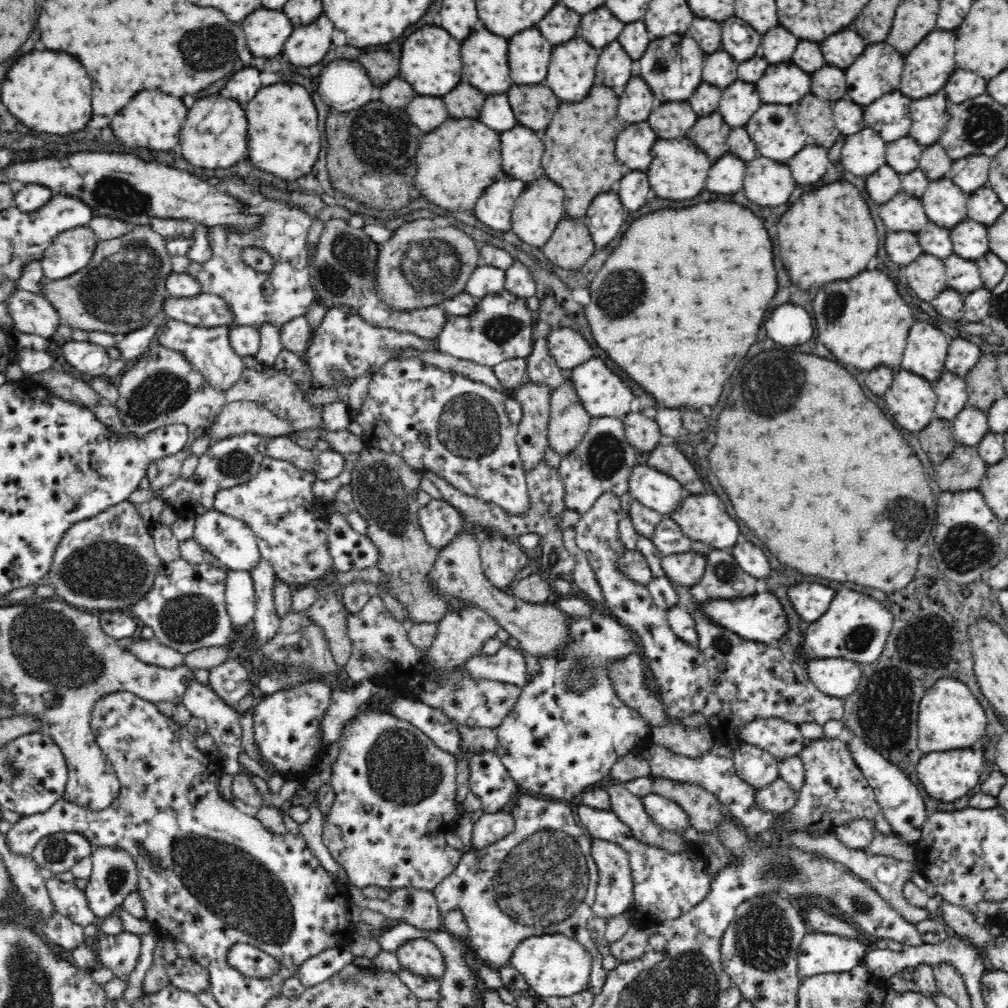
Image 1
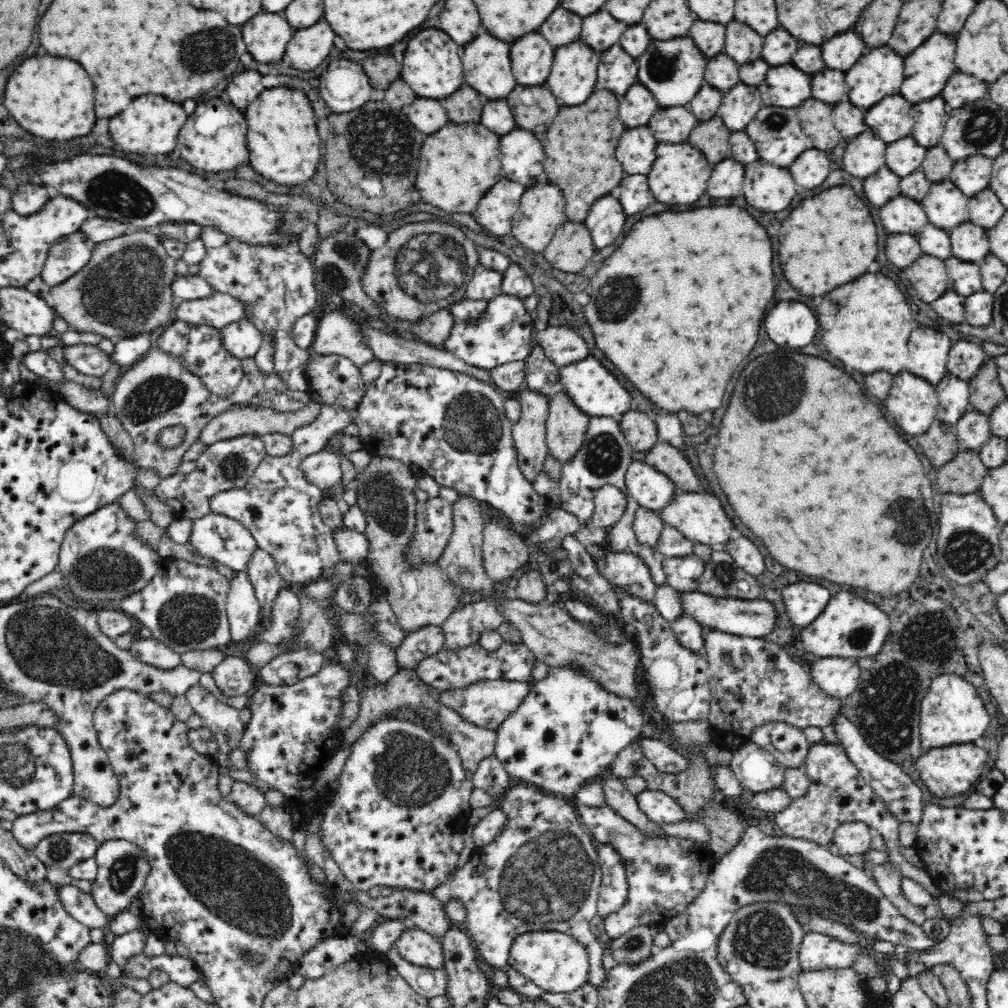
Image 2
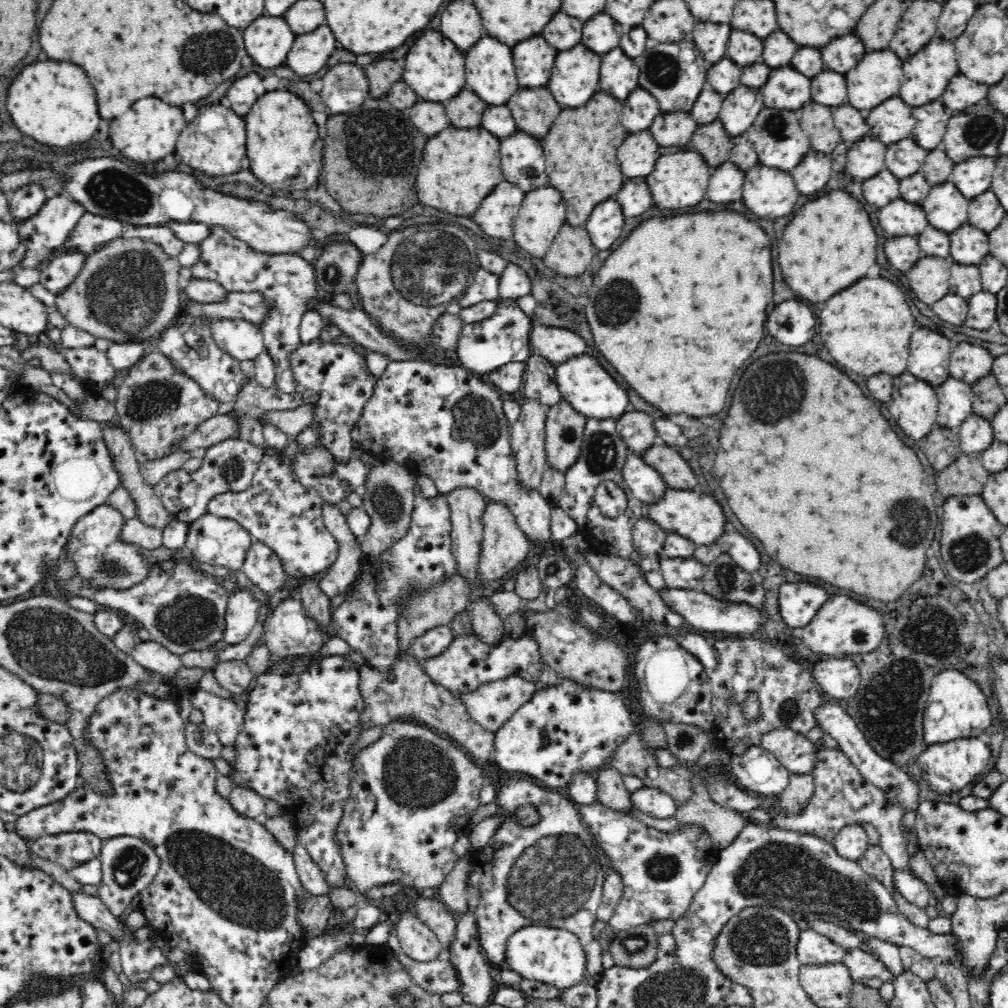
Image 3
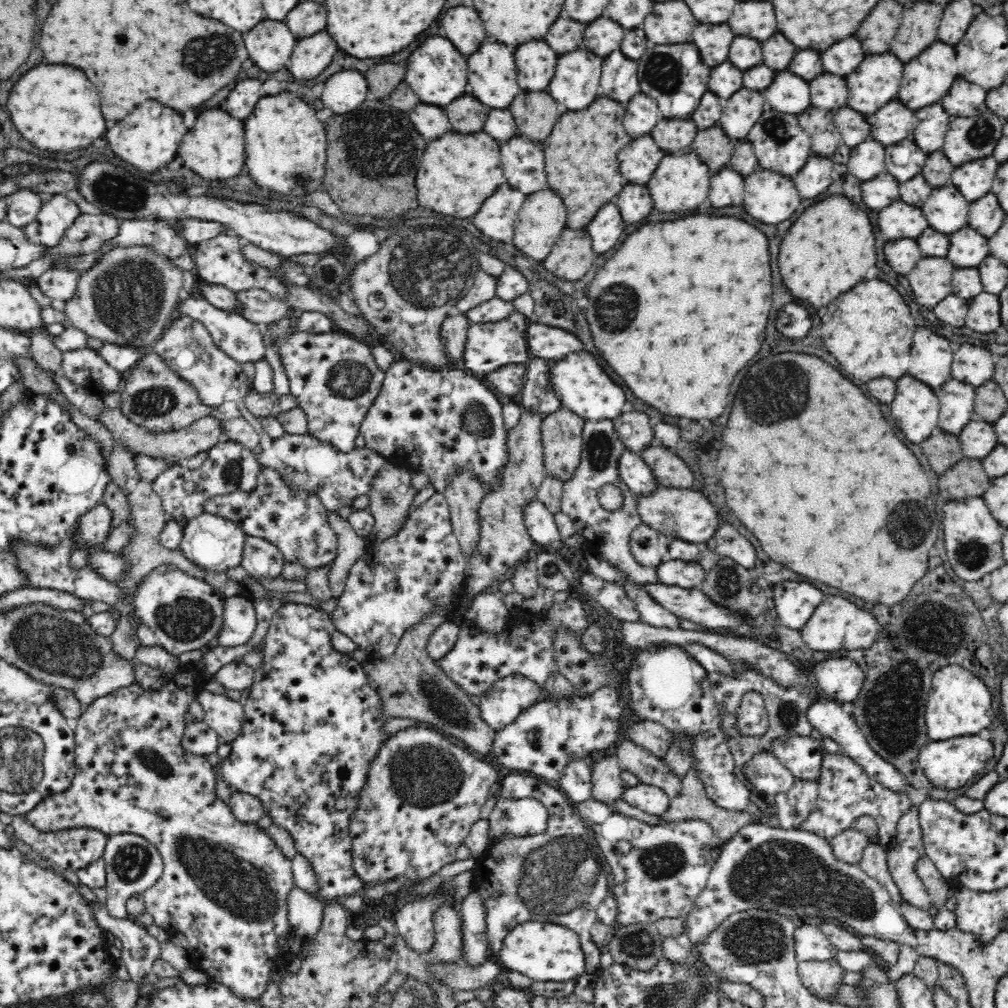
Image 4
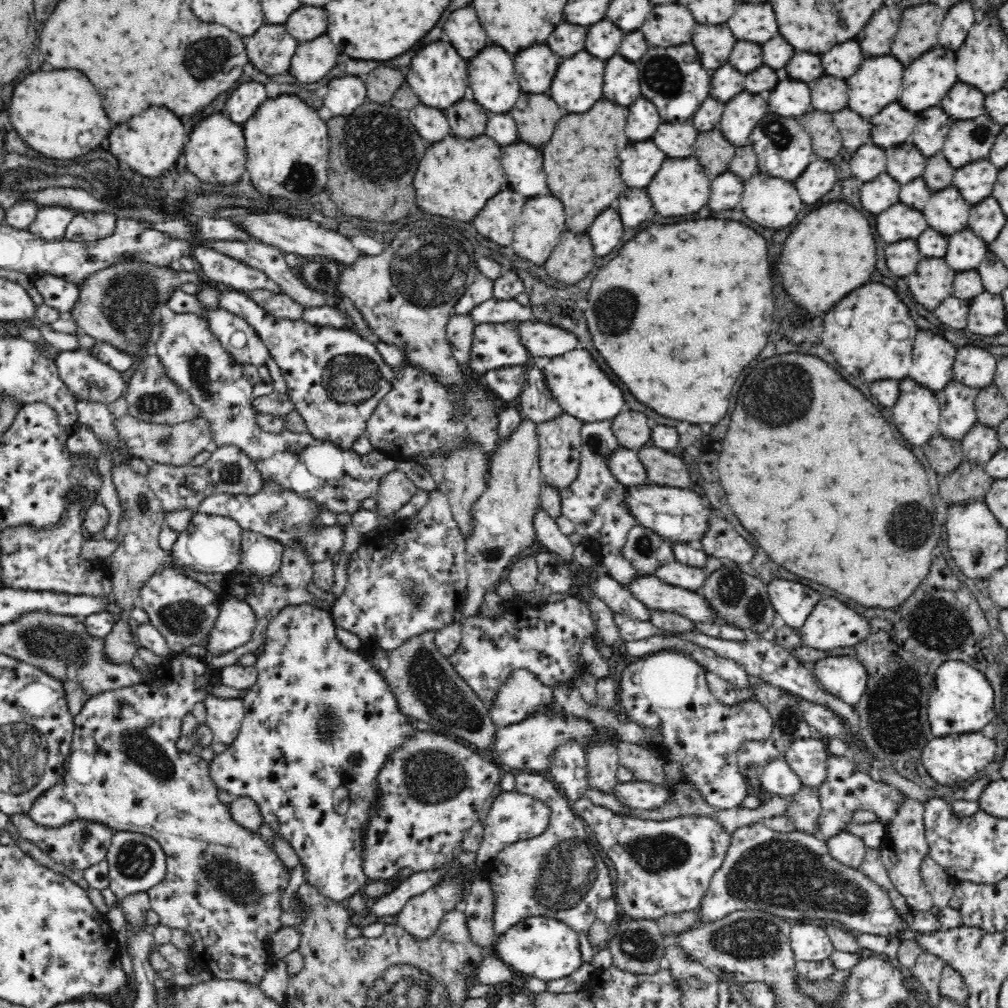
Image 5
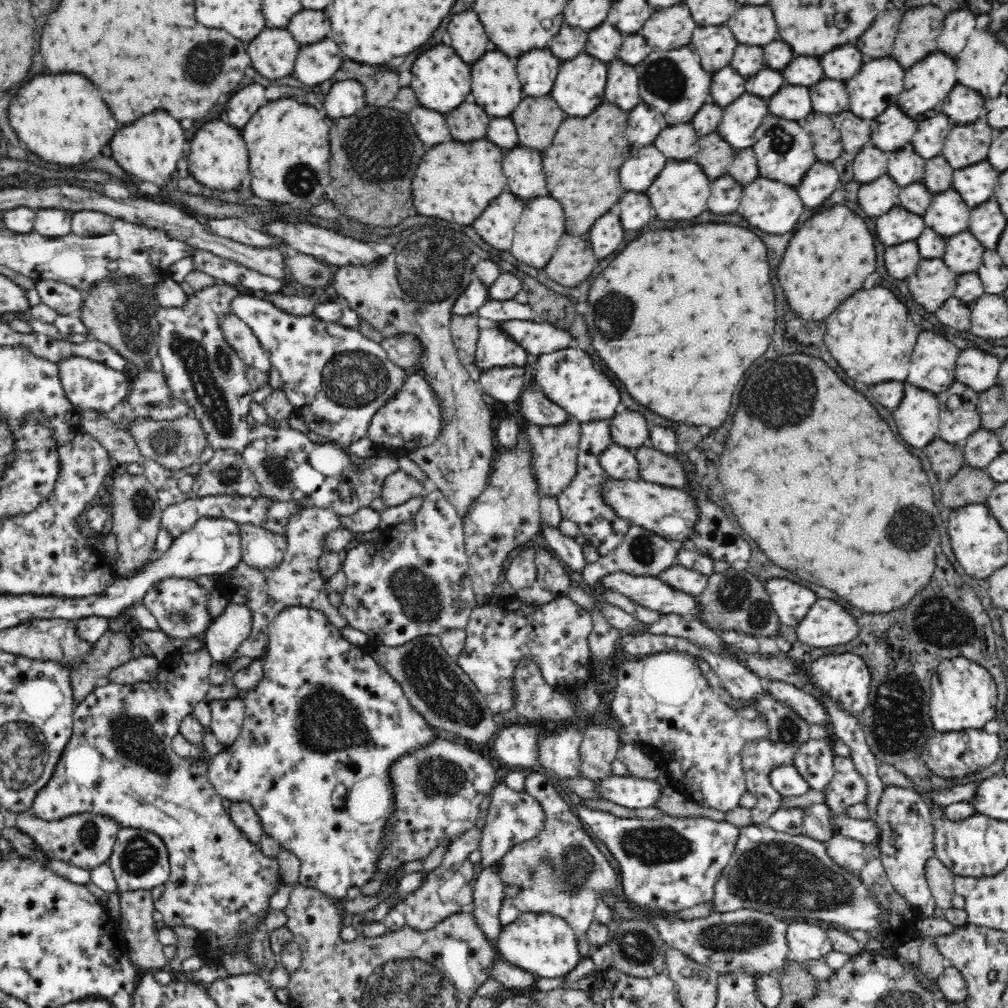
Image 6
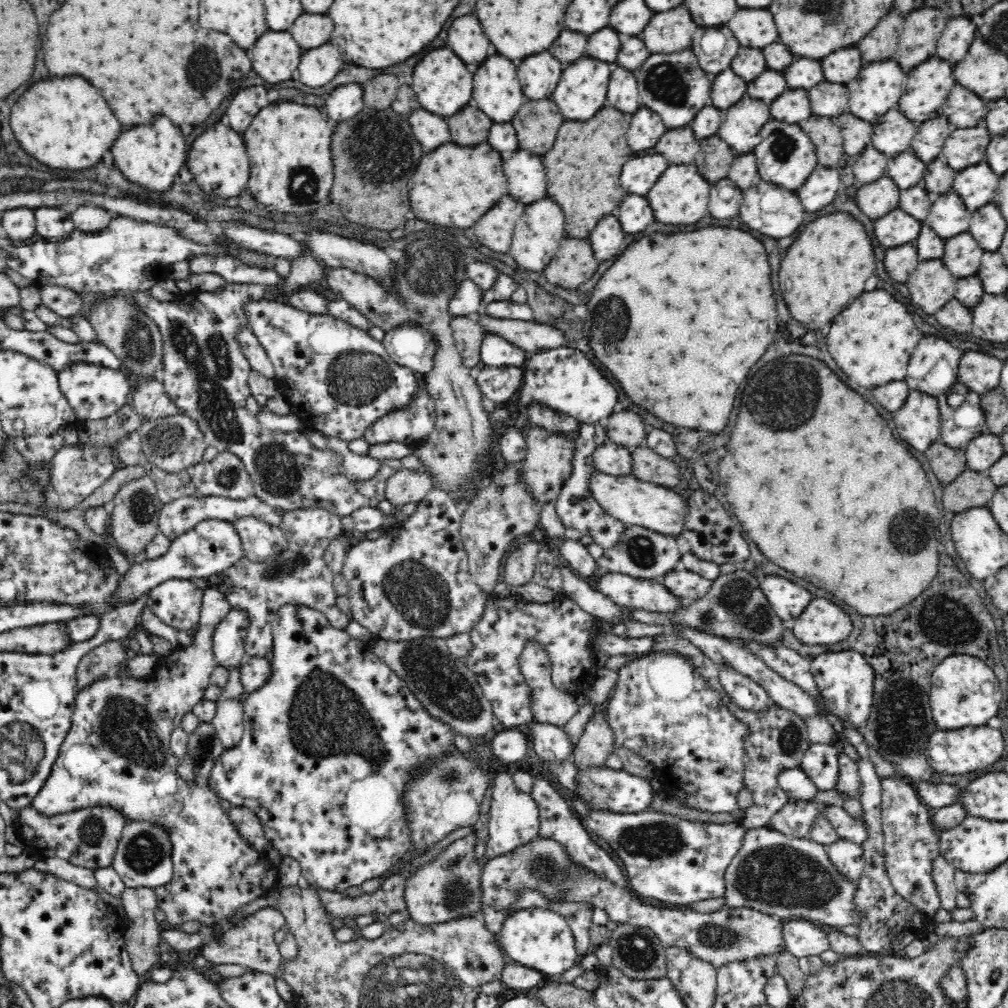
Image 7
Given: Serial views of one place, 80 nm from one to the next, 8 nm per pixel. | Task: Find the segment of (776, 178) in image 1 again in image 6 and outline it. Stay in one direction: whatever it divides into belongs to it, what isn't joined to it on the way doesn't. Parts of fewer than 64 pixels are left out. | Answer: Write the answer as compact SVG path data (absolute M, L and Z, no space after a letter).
M763 176L756 177L750 184L743 185L743 195L738 212L756 228L770 232L770 234L784 234L788 230L794 230L802 212L804 204L796 192L795 187L772 180Z

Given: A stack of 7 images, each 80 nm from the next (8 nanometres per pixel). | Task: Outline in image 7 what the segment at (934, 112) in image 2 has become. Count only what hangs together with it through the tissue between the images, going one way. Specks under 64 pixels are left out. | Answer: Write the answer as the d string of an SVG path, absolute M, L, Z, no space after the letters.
M946 116L926 120L926 124L918 126L918 132L912 140L914 154L924 162L932 162L942 152L942 146L946 138L950 136L952 129Z

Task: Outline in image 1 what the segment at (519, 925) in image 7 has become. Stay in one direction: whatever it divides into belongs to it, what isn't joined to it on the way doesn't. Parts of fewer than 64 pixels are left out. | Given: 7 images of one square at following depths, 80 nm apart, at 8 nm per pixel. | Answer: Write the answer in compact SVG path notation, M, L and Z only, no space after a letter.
M554 933L532 935L523 940L514 949L510 964L523 974L532 995L538 1000L549 996L572 996L588 989L594 966L591 953L576 939Z

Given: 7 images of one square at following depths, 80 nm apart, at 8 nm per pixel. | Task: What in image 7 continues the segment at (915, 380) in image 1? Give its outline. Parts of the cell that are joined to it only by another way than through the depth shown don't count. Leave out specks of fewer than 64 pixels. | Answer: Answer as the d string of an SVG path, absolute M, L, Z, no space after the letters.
M910 390L904 406L894 412L898 434L916 450L924 452L939 441L941 430L940 407L937 397Z

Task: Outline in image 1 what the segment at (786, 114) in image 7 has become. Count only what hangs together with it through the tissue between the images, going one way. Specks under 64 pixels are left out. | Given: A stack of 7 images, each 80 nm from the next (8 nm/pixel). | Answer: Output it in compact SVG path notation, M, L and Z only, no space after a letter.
M772 64L755 84L761 101L792 104L810 92L810 74L796 64Z

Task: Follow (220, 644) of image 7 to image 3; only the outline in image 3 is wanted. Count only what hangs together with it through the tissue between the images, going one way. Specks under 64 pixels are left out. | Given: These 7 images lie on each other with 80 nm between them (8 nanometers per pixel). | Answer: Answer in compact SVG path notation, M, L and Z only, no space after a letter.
M237 588L230 592L226 610L226 630L224 645L234 646L242 643L258 624L261 601L248 588Z

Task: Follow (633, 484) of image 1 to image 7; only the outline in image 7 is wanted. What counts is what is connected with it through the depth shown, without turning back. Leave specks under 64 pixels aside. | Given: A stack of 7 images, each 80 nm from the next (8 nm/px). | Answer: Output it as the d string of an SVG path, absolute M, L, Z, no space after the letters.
M606 442L593 454L594 464L601 473L614 476L630 476L632 472L631 450L625 446Z

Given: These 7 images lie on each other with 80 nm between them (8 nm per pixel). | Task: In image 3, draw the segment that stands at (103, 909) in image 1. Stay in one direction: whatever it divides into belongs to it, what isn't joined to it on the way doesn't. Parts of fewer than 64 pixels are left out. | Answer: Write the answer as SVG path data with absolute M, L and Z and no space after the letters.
M117 836L103 841L98 859L101 863L102 880L96 884L97 897L117 917L133 905L133 898L145 890L160 869L160 860L154 849L148 843L129 836Z

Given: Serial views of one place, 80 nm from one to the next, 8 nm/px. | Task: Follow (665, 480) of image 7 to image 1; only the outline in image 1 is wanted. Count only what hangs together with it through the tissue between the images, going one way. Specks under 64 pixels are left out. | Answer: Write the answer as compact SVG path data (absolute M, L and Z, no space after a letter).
M658 444L649 452L647 465L678 480L689 494L704 493L704 482L700 480L698 472L688 462L688 458L678 450L676 444L668 446Z

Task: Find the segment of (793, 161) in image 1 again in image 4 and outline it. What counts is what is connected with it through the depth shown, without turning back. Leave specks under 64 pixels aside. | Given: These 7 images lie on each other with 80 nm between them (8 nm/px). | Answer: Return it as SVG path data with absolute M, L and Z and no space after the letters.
M812 153L802 169L791 176L802 198L816 198L832 184L832 162Z

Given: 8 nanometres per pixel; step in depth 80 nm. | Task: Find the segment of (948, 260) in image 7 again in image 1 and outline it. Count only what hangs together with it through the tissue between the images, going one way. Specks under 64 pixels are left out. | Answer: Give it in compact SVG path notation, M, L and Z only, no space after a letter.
M974 220L962 222L950 230L954 252L962 258L978 259L989 251L988 228Z

